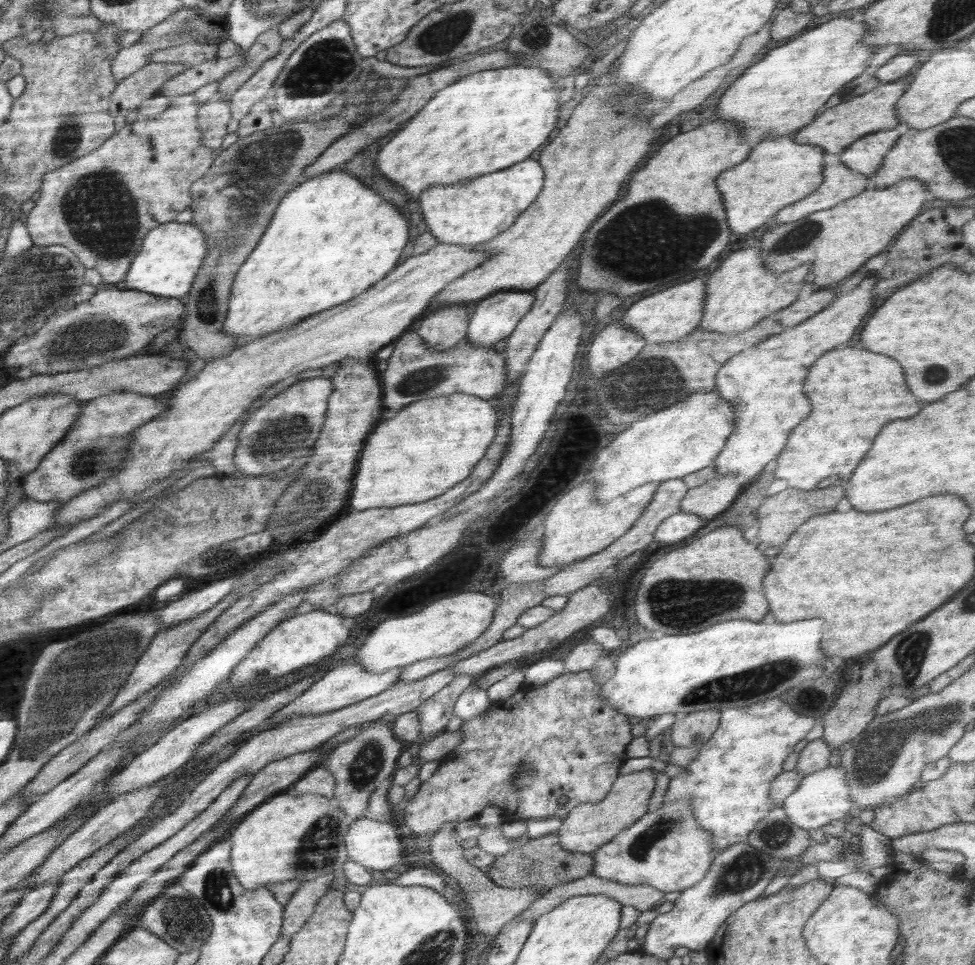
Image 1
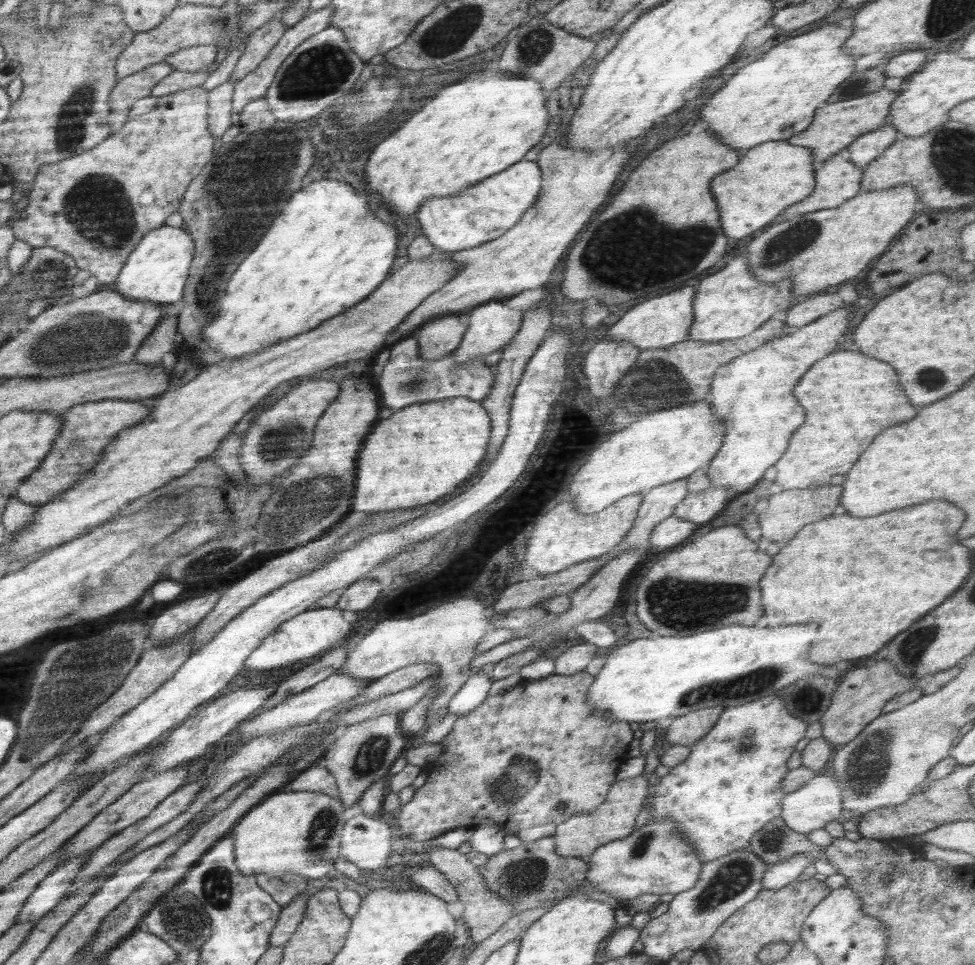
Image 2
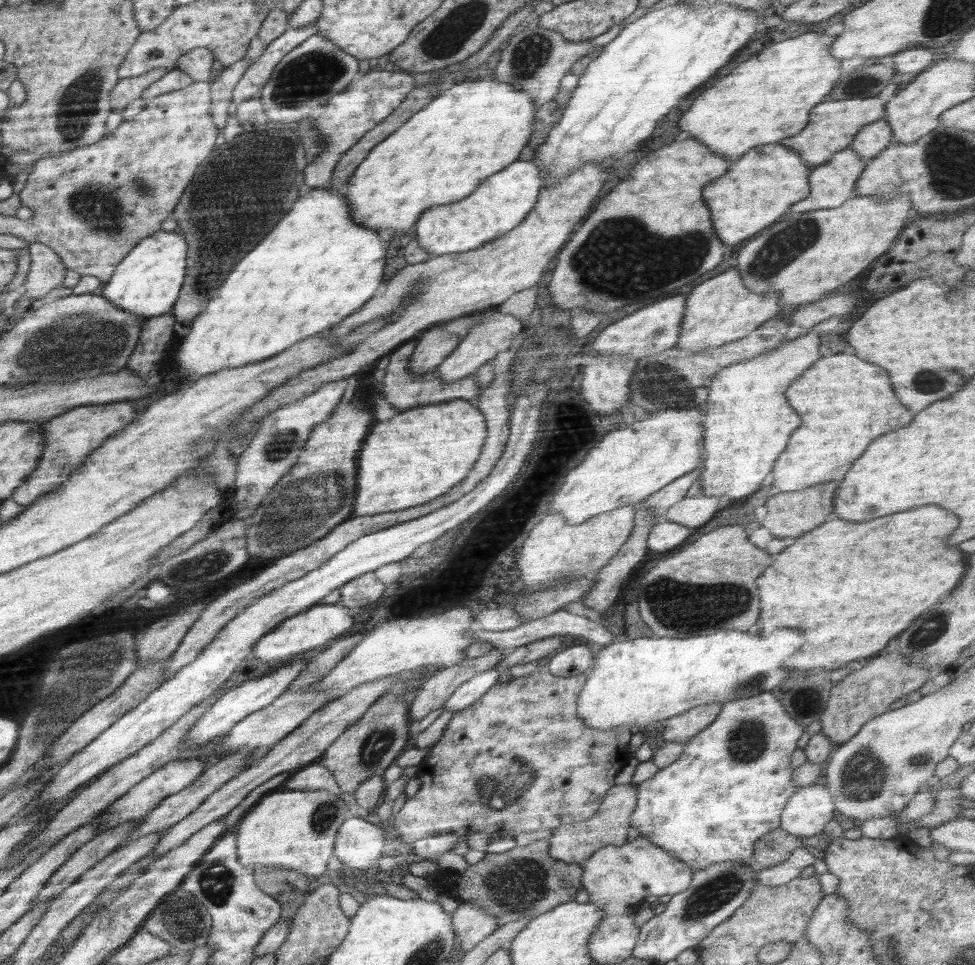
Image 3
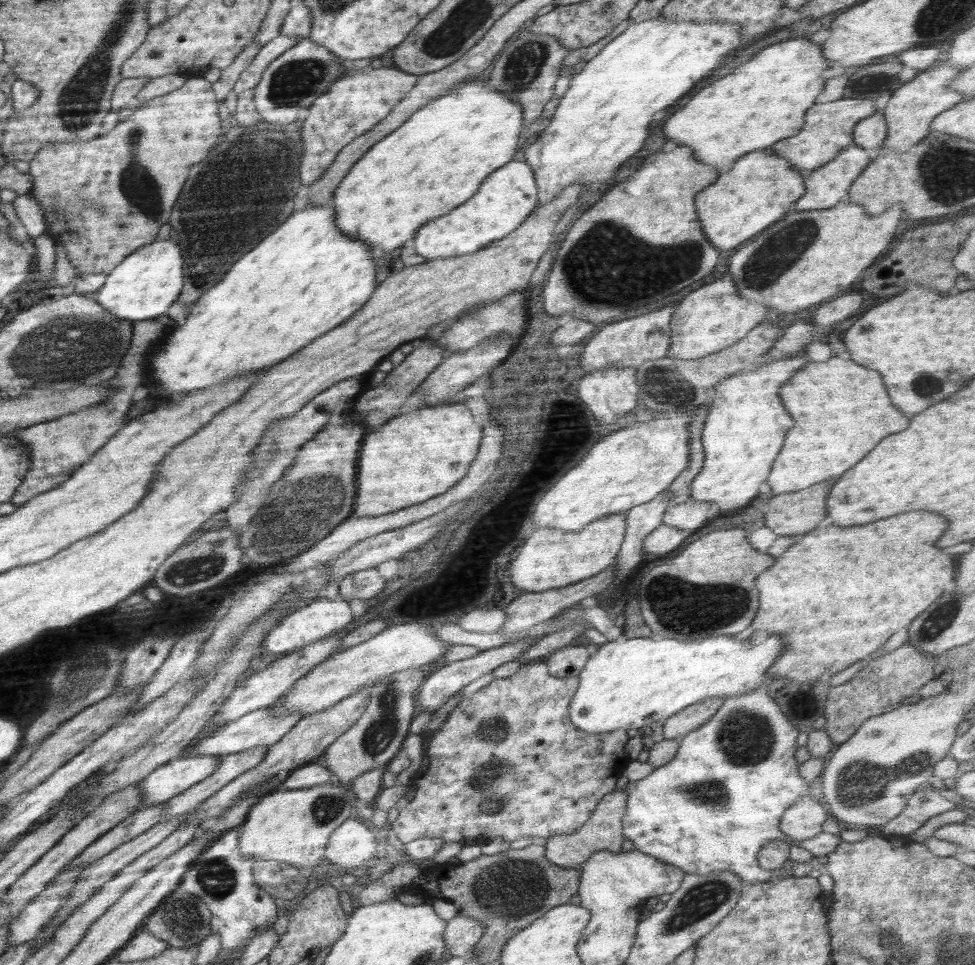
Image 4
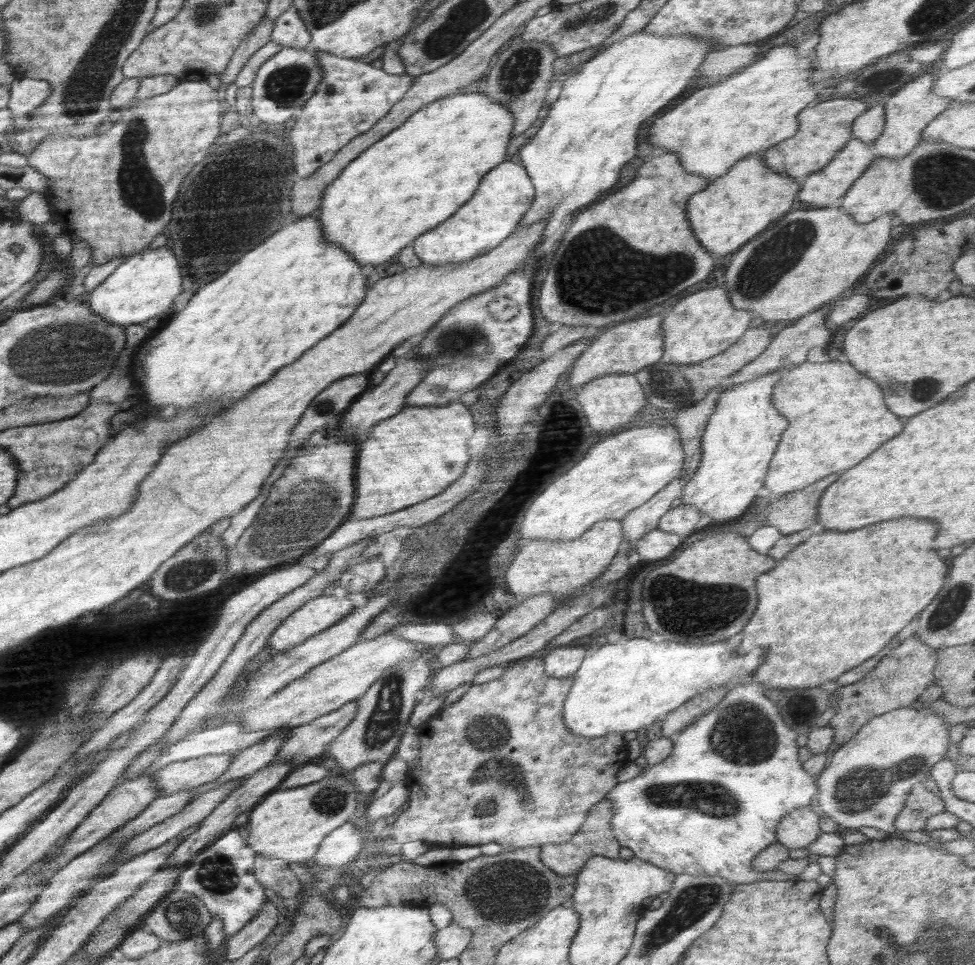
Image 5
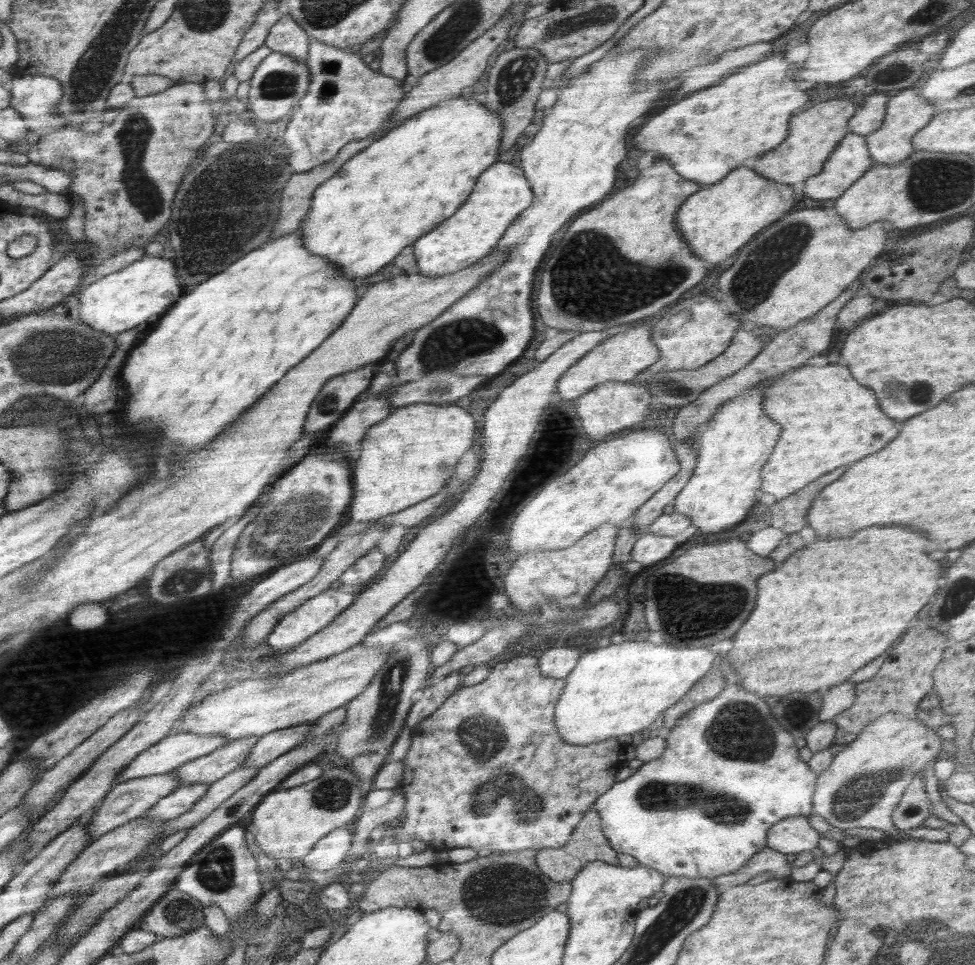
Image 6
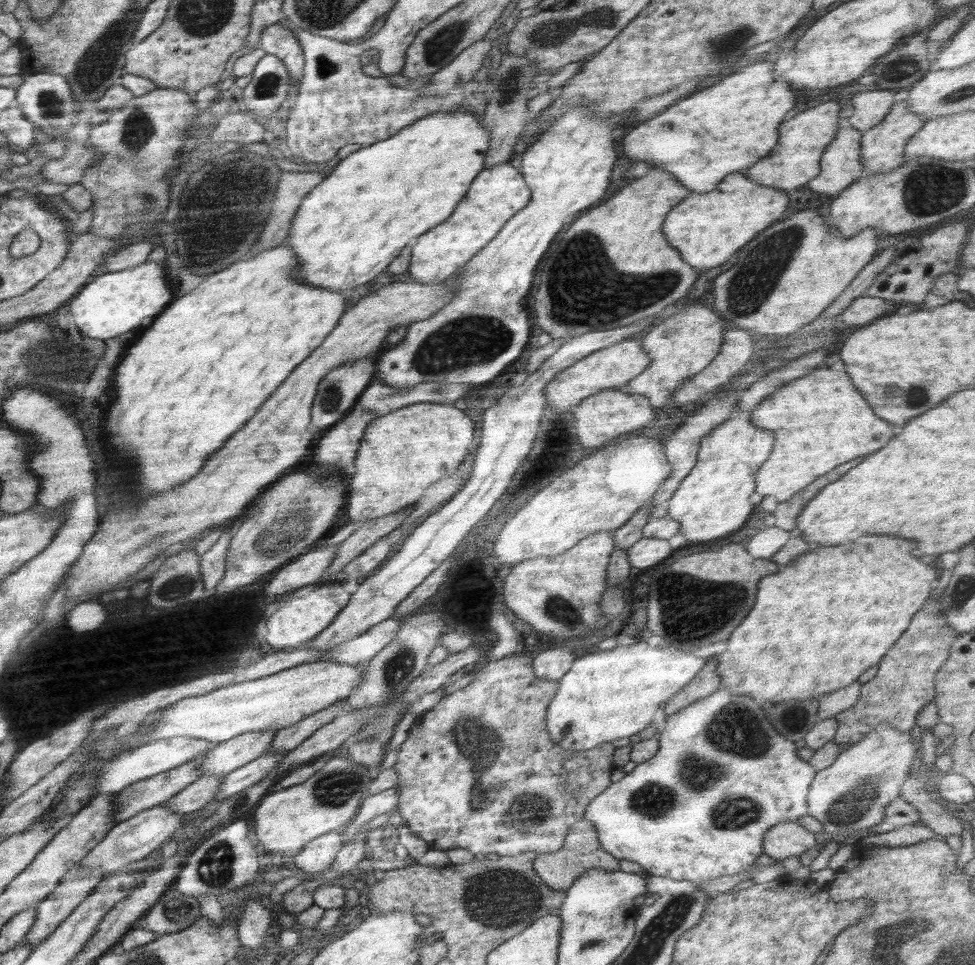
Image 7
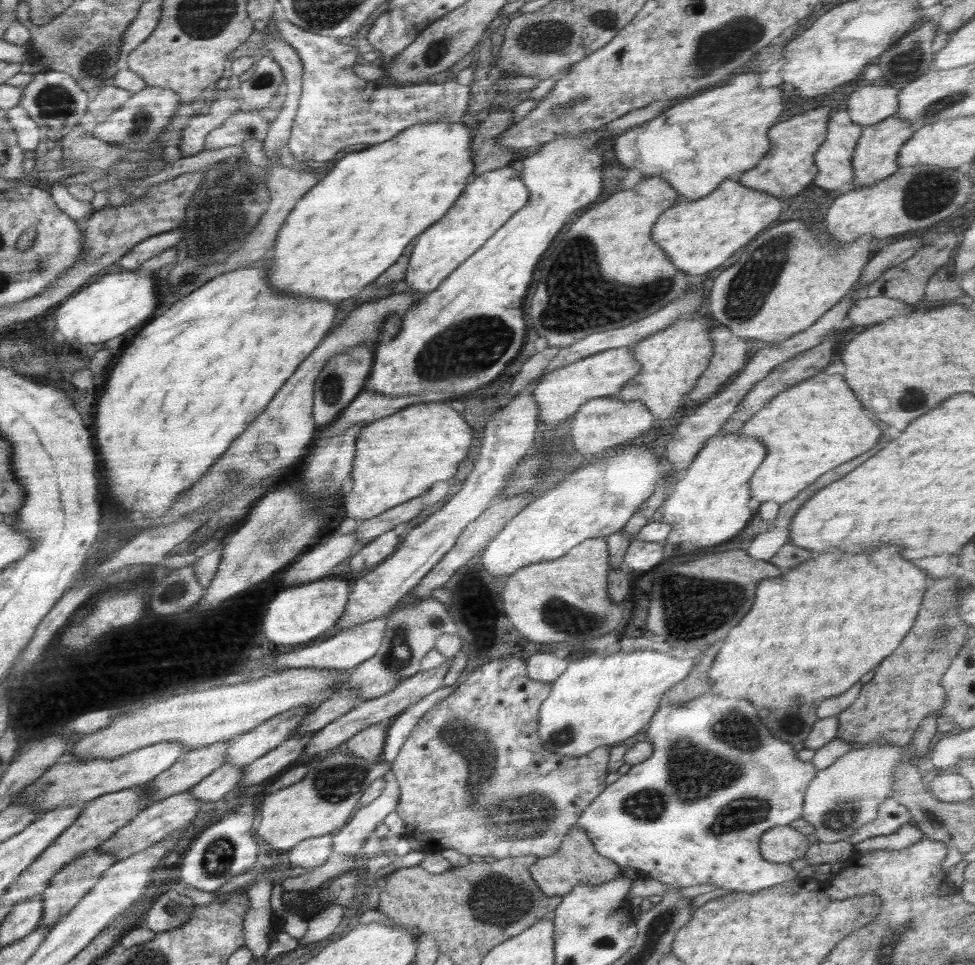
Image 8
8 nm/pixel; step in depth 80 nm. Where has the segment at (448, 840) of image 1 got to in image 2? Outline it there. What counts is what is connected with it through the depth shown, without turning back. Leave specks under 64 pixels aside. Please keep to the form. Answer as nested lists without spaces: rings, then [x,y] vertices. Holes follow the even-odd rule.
[[[432,846],[429,853],[431,858],[429,864],[442,872],[452,886],[455,886],[459,900],[464,904],[464,912],[460,920],[464,922],[466,928],[469,928],[469,938],[474,944],[478,945],[491,934],[495,934],[509,918],[514,916],[513,904],[487,889],[477,866],[473,865],[464,853],[460,853],[456,848],[444,848],[443,846]]]

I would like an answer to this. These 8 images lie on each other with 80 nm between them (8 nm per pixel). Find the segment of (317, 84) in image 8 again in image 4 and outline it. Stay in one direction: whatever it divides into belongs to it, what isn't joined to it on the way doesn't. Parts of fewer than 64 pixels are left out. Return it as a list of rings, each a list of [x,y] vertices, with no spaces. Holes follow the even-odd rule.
[[[350,64],[347,70],[332,88],[328,88],[328,92],[324,92],[324,96],[314,100],[308,116],[302,120],[304,123],[300,130],[300,140],[304,154],[299,168],[302,186],[318,181],[336,156],[386,118],[418,81],[415,75],[398,68],[373,68],[372,65],[356,68]]]

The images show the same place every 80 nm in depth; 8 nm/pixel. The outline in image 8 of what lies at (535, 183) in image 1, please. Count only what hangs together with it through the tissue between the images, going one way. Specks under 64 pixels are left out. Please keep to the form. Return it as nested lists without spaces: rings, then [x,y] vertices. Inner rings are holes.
[[[516,163],[490,172],[485,172],[466,185],[444,218],[431,224],[417,237],[407,271],[405,288],[432,292],[440,283],[468,260],[482,245],[516,212],[519,212],[529,199],[529,190],[521,179]]]

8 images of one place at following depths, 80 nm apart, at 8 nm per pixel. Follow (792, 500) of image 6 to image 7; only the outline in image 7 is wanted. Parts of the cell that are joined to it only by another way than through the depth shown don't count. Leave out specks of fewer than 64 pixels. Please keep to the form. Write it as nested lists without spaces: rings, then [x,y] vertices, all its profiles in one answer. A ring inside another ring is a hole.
[[[864,456],[856,458],[856,460],[850,460],[848,464],[842,464],[840,470],[834,468],[832,472],[820,476],[814,484],[810,484],[797,492],[792,498],[778,503],[778,506],[773,512],[776,522],[774,527],[781,528],[782,530],[791,531],[796,526],[797,516],[802,512],[802,509],[807,506],[808,501],[812,500],[827,484],[838,480],[840,476],[844,476],[851,468],[854,468],[856,464],[860,464],[864,460]]]

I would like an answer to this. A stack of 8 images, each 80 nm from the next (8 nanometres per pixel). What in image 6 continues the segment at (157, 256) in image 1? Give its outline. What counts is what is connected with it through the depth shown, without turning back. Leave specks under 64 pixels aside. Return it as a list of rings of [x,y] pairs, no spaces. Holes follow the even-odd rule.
[[[145,254],[134,264],[95,280],[78,294],[79,320],[104,334],[115,336],[138,327],[154,314],[162,314],[181,298],[182,288],[178,284],[176,266],[162,256]]]

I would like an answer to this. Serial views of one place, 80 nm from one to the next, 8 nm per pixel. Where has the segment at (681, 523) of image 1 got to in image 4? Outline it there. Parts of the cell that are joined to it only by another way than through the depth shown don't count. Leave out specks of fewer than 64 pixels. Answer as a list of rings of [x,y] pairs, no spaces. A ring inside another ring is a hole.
[[[660,525],[653,530],[643,542],[643,550],[646,558],[658,558],[672,553],[686,538],[690,536],[688,530],[674,528],[673,526]]]

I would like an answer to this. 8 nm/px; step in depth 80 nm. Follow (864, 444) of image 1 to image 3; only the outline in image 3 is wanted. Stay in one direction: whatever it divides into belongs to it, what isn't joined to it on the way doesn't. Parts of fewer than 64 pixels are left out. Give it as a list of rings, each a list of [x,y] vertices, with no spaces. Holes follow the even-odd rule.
[[[849,350],[822,357],[811,364],[790,383],[784,394],[788,404],[800,414],[802,424],[792,432],[786,450],[772,468],[772,484],[778,492],[794,492],[820,483],[841,481],[872,440],[904,428],[916,414],[902,408],[884,368],[858,360]]]

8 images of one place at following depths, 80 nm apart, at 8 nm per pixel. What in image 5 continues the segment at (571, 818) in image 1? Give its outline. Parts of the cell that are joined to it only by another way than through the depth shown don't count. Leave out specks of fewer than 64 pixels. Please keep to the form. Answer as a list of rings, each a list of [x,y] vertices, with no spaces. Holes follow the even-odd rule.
[[[607,798],[594,804],[588,811],[586,820],[581,824],[578,832],[572,836],[572,839],[568,841],[568,843],[541,846],[540,860],[550,868],[552,872],[560,876],[570,876],[571,874],[577,874],[585,865],[585,862],[593,856],[605,856],[612,860],[618,859],[621,846],[616,841],[614,833],[612,833],[609,821],[613,815],[613,812],[611,812],[612,805],[613,802],[607,800]]]

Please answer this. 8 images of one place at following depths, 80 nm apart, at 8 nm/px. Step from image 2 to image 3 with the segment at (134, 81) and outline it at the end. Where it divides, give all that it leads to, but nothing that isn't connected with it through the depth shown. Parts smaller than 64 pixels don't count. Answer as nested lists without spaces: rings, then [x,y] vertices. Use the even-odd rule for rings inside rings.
[[[155,68],[154,71],[141,76],[120,78],[118,85],[111,92],[112,108],[116,108],[118,112],[124,111],[132,101],[141,98],[144,92],[156,83],[156,80],[160,80],[168,72],[170,71],[167,68]]]

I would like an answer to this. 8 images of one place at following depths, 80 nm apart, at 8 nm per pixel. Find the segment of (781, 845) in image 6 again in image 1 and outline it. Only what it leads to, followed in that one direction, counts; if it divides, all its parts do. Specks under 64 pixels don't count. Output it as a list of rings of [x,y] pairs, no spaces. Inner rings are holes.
[[[829,765],[824,770],[806,775],[800,786],[781,800],[780,804],[792,824],[808,831],[819,829],[833,820],[843,819],[852,805],[854,804],[849,794],[846,775],[844,769],[839,765]]]

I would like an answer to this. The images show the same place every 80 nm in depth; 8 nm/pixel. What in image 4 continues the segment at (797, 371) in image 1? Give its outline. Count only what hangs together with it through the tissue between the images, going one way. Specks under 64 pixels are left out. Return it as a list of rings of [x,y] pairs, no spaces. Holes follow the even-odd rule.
[[[807,348],[804,351],[792,355],[784,360],[777,360],[764,366],[755,366],[725,377],[709,393],[710,407],[701,430],[701,443],[704,449],[704,460],[700,472],[694,477],[687,489],[691,500],[698,502],[712,502],[718,505],[719,514],[726,512],[738,512],[747,506],[756,494],[760,484],[768,478],[766,474],[772,468],[772,462],[776,454],[782,448],[784,436],[794,426],[794,420],[788,416],[788,412],[782,408],[782,402],[778,398],[780,386],[806,364]]]

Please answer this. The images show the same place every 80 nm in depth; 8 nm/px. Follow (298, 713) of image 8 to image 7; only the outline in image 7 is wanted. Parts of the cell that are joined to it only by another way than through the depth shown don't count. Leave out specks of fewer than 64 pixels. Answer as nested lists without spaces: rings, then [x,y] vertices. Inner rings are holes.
[[[260,729],[245,732],[233,739],[215,744],[197,766],[201,770],[201,776],[224,777],[232,770],[265,755],[276,731],[276,729]]]

